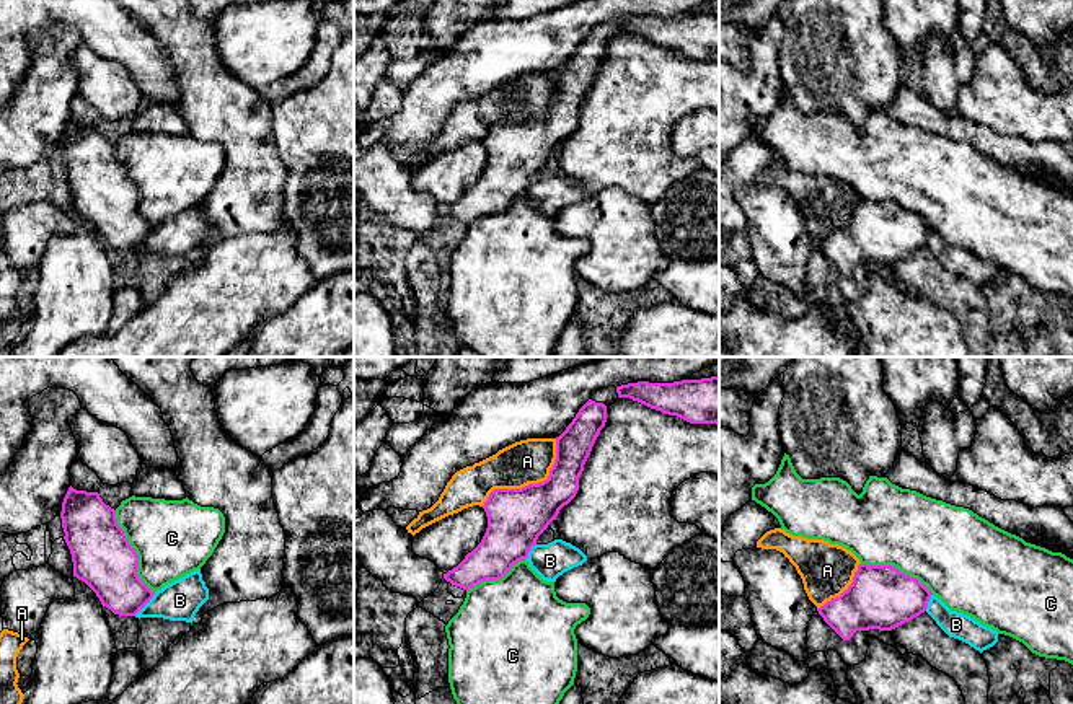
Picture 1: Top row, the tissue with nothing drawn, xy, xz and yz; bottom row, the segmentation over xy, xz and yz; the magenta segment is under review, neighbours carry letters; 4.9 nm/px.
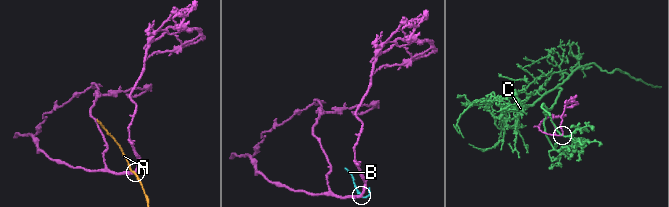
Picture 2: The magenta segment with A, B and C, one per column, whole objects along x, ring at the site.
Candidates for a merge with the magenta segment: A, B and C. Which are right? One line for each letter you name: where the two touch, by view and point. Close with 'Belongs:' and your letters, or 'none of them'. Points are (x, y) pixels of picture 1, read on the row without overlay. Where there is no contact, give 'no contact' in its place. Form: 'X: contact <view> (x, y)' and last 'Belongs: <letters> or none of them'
Belongs: none of them

